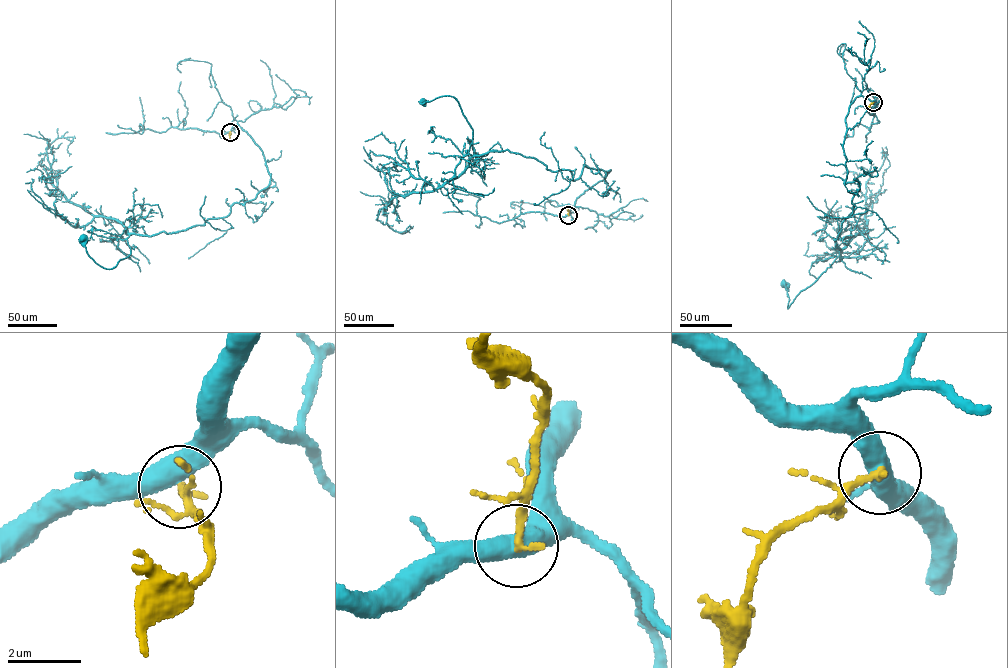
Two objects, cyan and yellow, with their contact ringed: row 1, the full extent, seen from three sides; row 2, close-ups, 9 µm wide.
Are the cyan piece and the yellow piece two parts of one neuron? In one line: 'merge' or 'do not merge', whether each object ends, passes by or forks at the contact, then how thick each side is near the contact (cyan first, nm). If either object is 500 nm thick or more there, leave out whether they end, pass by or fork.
do not merge; 500 nm thick on the cyan side, 240 nm on the other

